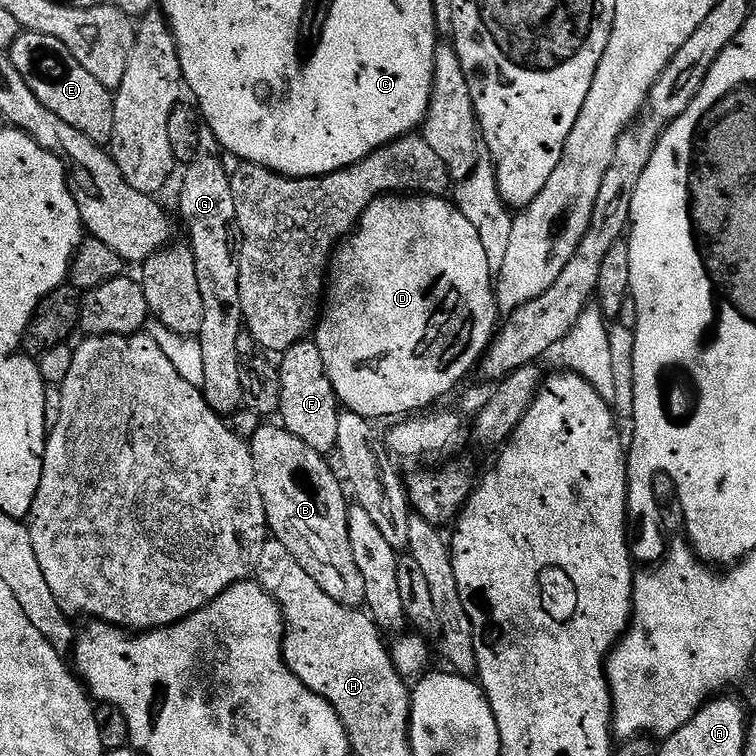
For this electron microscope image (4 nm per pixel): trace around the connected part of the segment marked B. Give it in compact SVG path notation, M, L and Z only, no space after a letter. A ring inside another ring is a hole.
M279 423L261 424L264 425L250 439L250 447L254 458L254 474L258 478L258 490L266 506L269 533L278 542L282 542L282 546L286 546L290 554L294 554L298 566L302 566L302 570L306 570L306 574L310 574L310 578L314 578L314 582L318 582L318 586L322 586L322 590L326 590L326 594L330 594L334 602L347 608L360 608L366 598L366 582L354 563L354 550L350 550L350 500L337 469L332 469L324 461L327 460L325 453L310 450L310 446L302 442L302 438L294 438L294 434L287 432Z

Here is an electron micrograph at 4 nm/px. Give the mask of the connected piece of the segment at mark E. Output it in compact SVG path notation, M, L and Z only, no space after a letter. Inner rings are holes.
M21 31L20 36L10 49L14 62L14 70L22 74L26 86L34 90L34 98L46 106L46 110L54 110L62 122L74 126L74 130L86 134L95 144L108 146L114 134L114 92L102 86L86 66L82 66L69 52L60 47L58 38L50 38L50 34Z

